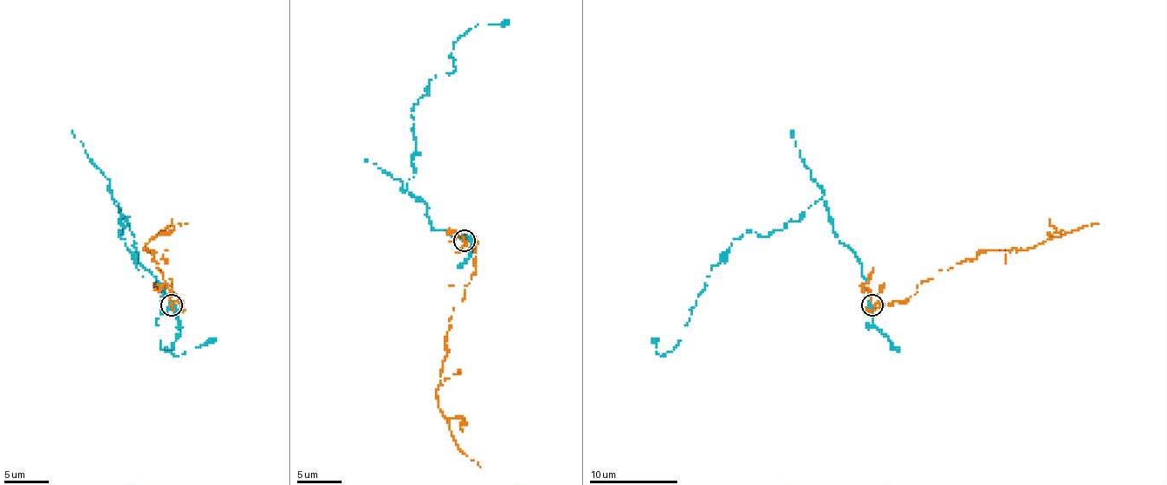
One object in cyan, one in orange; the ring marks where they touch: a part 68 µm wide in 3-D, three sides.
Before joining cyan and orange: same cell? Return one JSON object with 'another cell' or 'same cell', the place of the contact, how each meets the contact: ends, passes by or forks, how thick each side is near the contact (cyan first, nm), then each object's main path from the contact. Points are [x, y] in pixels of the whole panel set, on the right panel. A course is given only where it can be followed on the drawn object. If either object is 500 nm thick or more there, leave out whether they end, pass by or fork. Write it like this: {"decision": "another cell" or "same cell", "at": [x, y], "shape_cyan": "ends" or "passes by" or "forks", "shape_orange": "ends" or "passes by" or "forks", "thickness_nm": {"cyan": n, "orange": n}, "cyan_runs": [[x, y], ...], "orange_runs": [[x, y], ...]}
{"decision": "another cell", "at": [872, 304], "shape_cyan": "passes by", "shape_orange": "passes by", "thickness_nm": {"cyan": 480, "orange": 200}, "cyan_runs": [[872, 305], [862, 265], [820, 199], [782, 230], [734, 239], [676, 347], [661, 356], [652, 340]], "orange_runs": [[872, 305], [904, 301], [939, 269], [974, 259], [979, 252], [1027, 249], [1098, 223]]}

